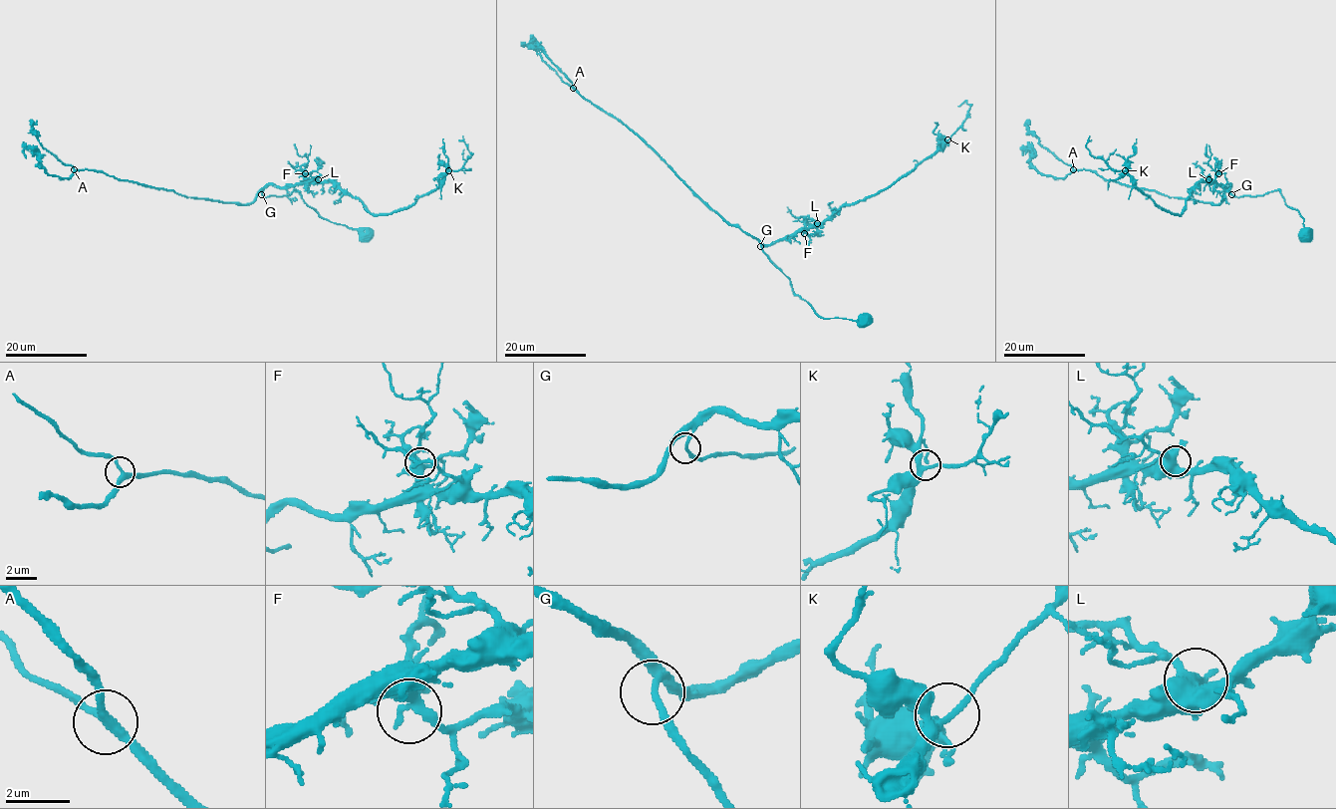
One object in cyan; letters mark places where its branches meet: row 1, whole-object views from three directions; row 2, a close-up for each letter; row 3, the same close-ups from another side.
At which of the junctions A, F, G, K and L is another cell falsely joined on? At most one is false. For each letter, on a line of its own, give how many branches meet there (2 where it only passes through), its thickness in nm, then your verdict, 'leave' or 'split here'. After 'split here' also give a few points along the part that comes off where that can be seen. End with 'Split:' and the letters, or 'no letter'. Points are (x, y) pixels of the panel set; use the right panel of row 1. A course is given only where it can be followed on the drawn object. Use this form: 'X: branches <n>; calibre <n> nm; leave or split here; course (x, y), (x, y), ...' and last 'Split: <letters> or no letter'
A: branches 3; calibre 280 nm; leave
F: branches 3; calibre 320 nm; leave
G: branches 2; calibre 190 nm; leave
K: branches 3; calibre 280 nm; leave
L: branches 4; calibre 480 nm; leave
Split: no letter

